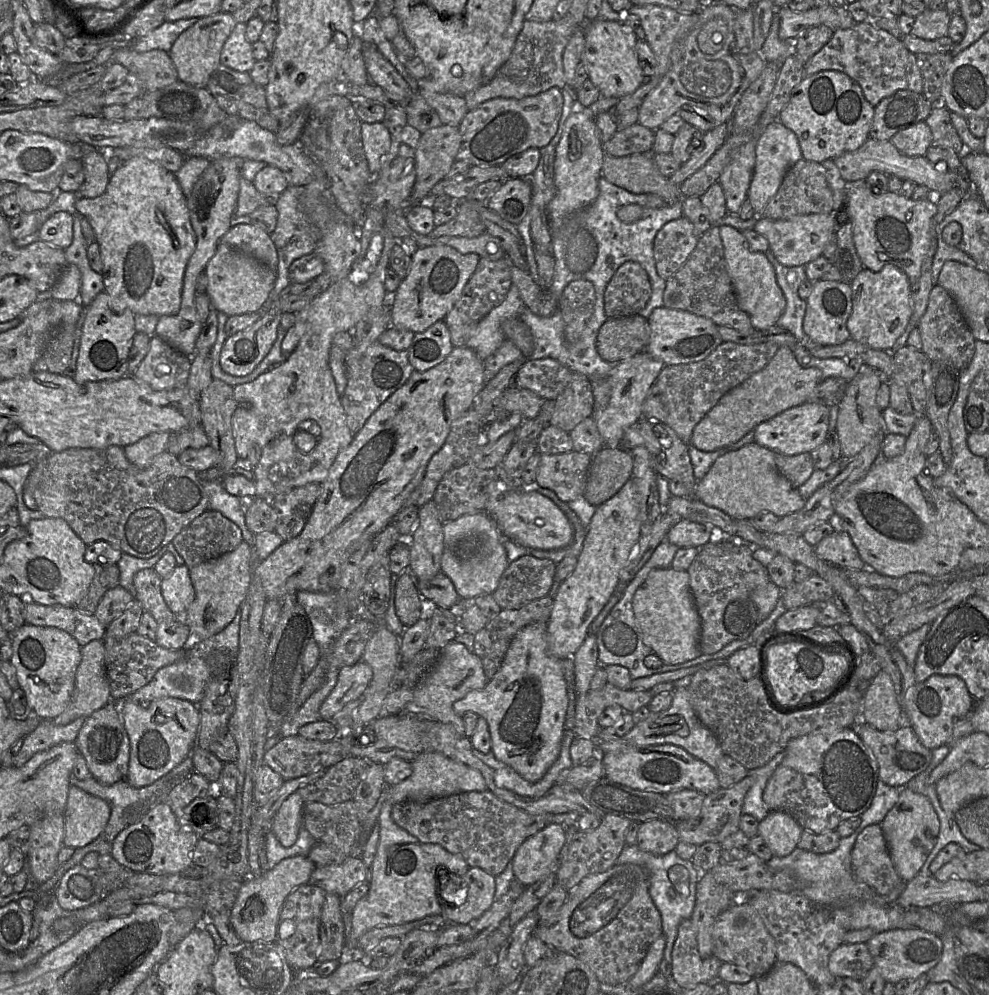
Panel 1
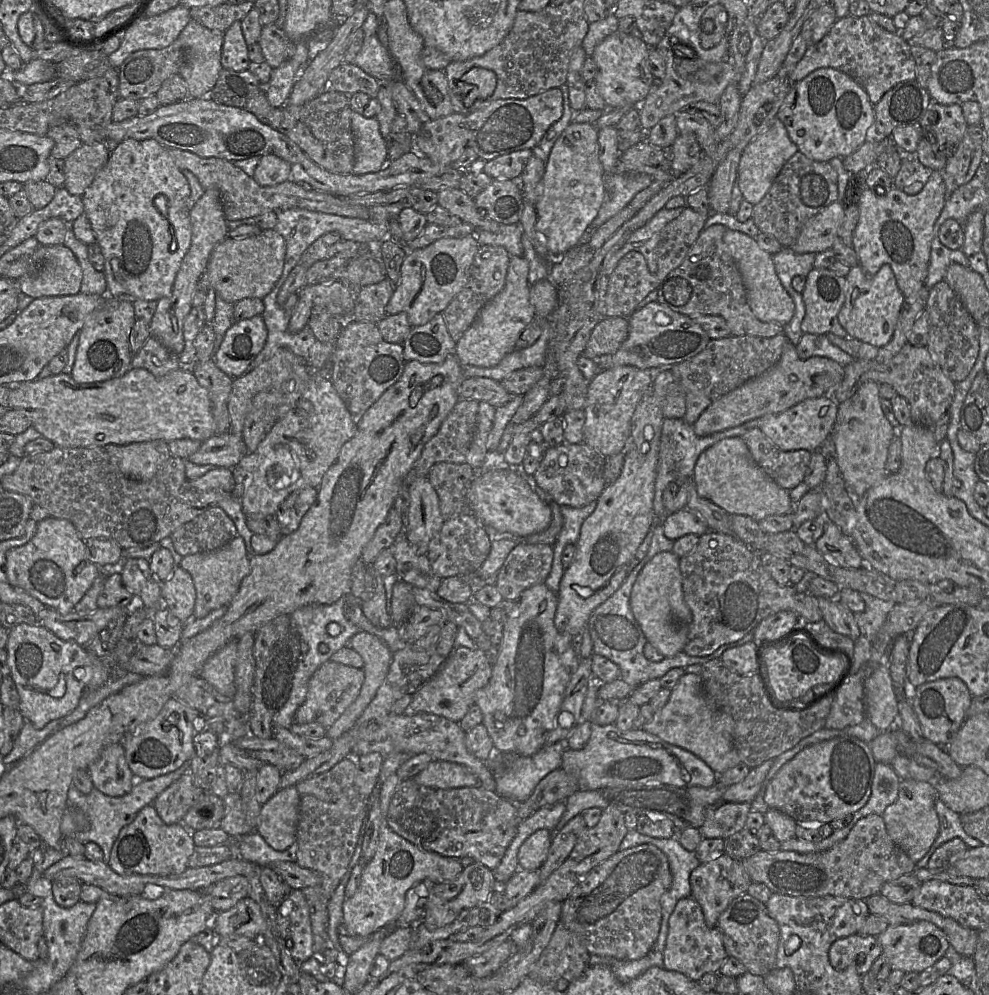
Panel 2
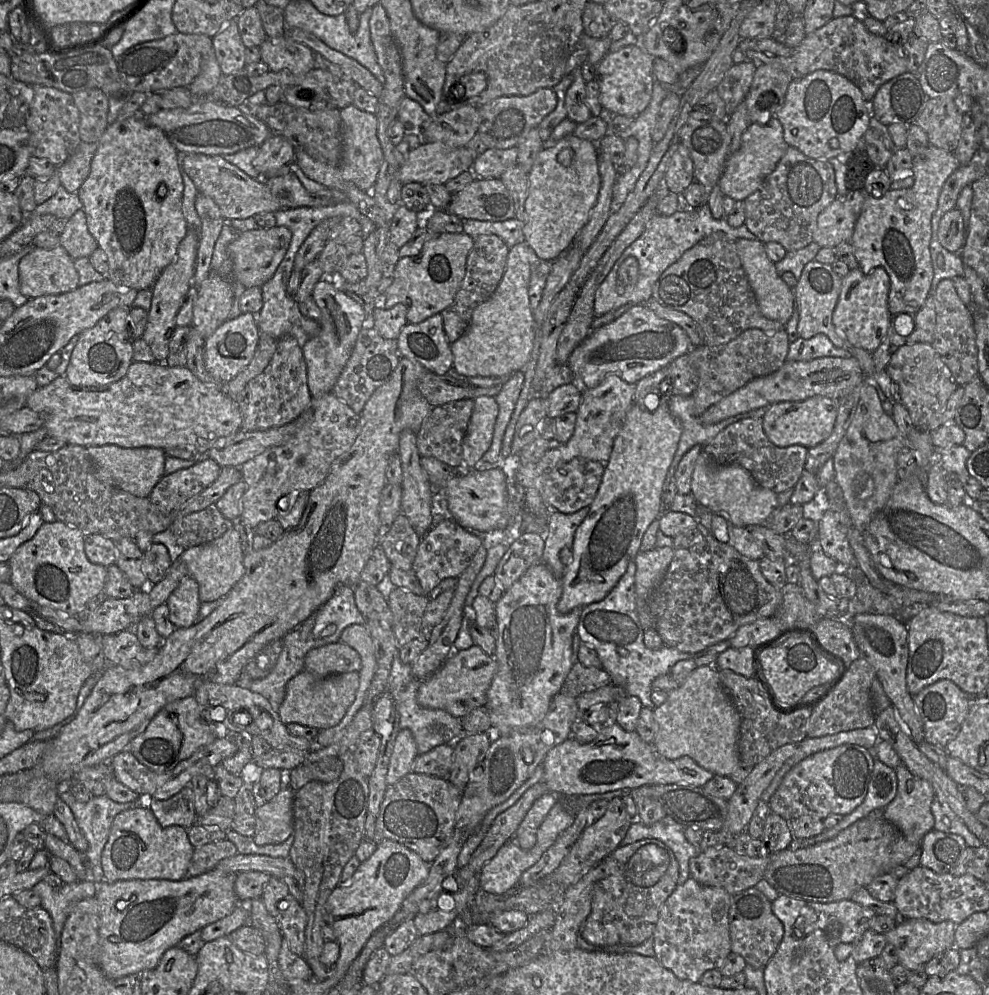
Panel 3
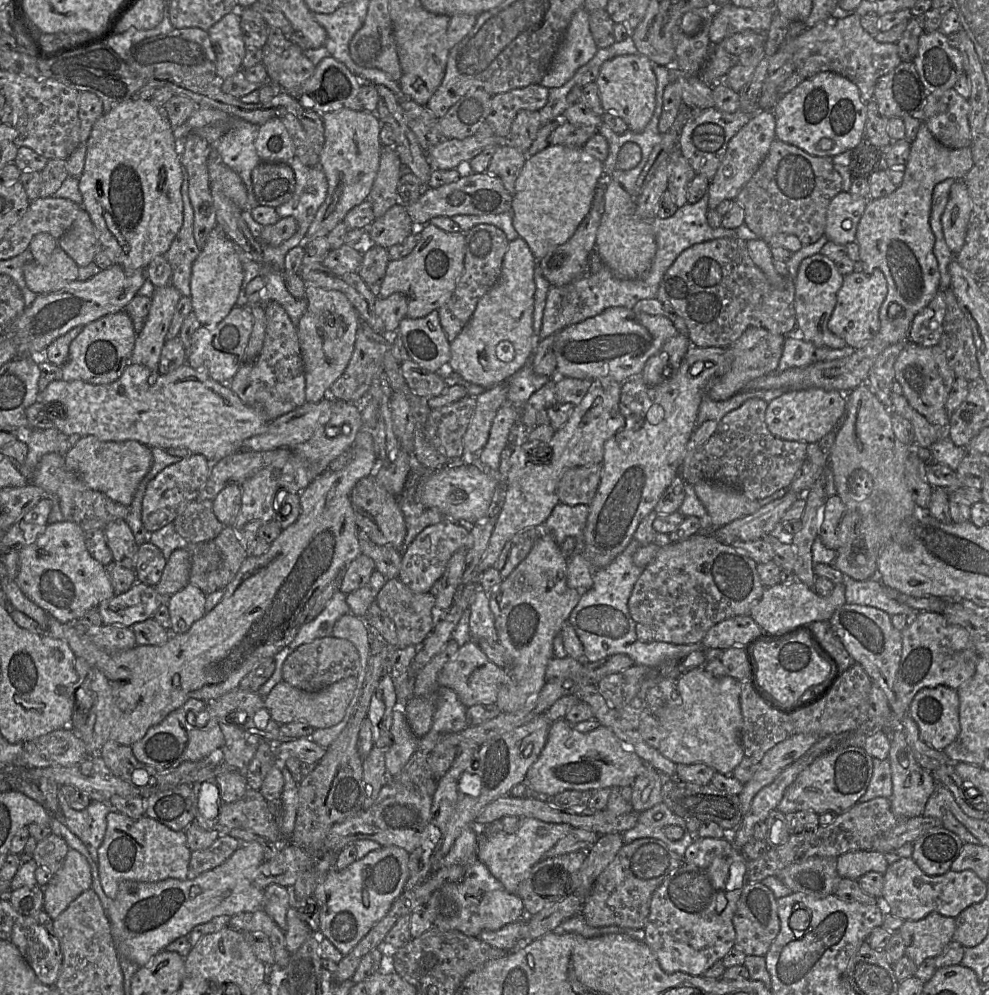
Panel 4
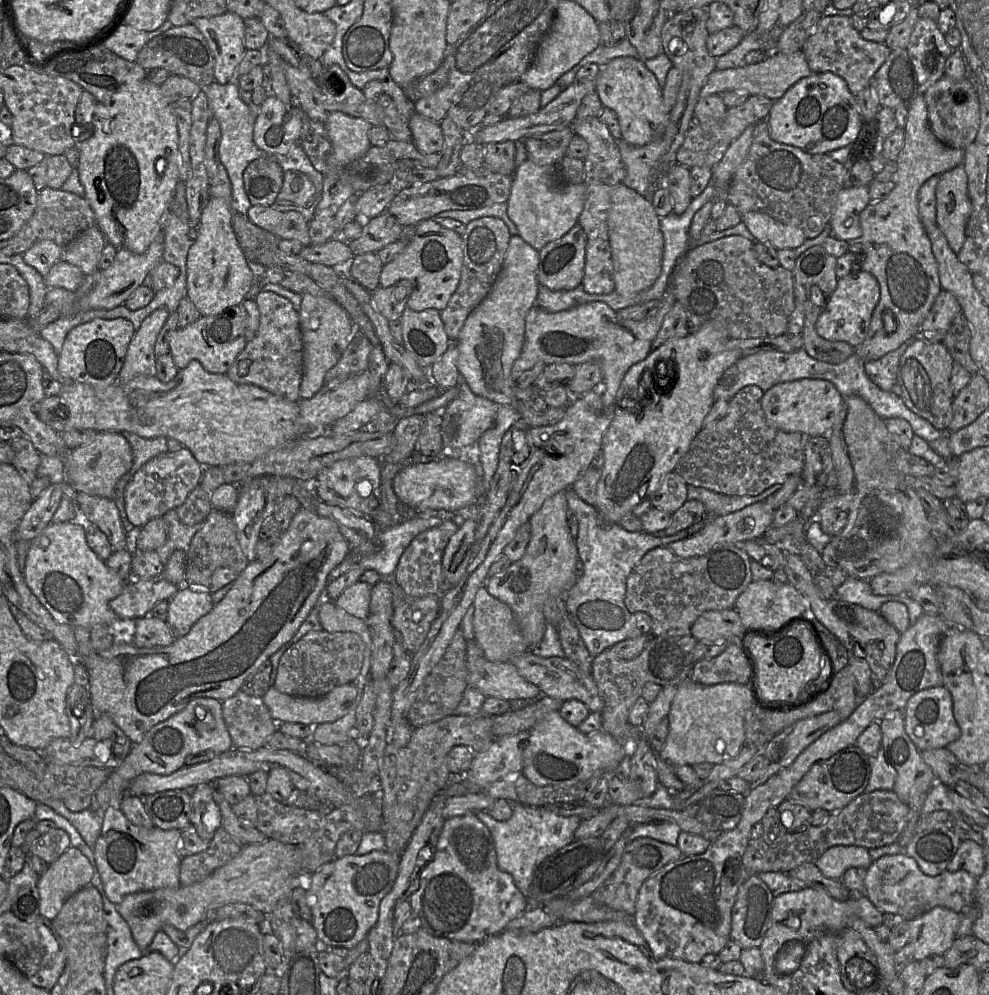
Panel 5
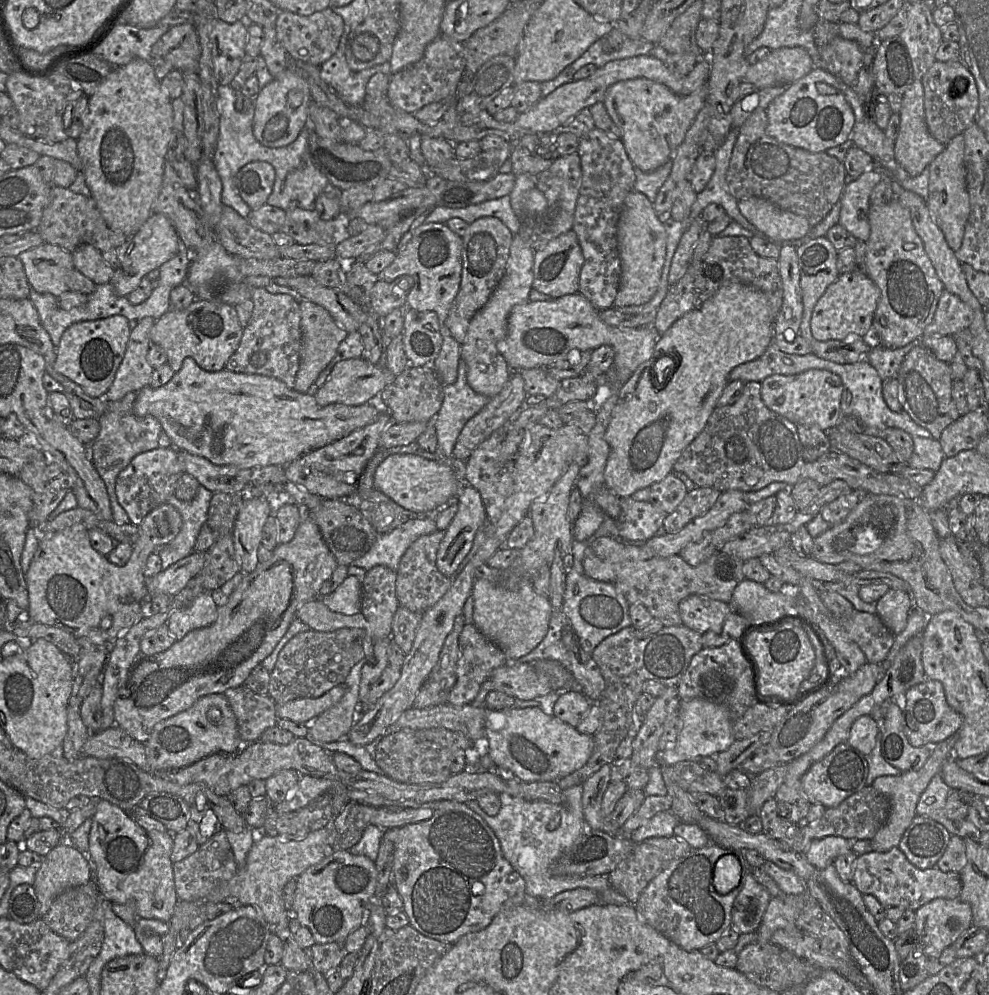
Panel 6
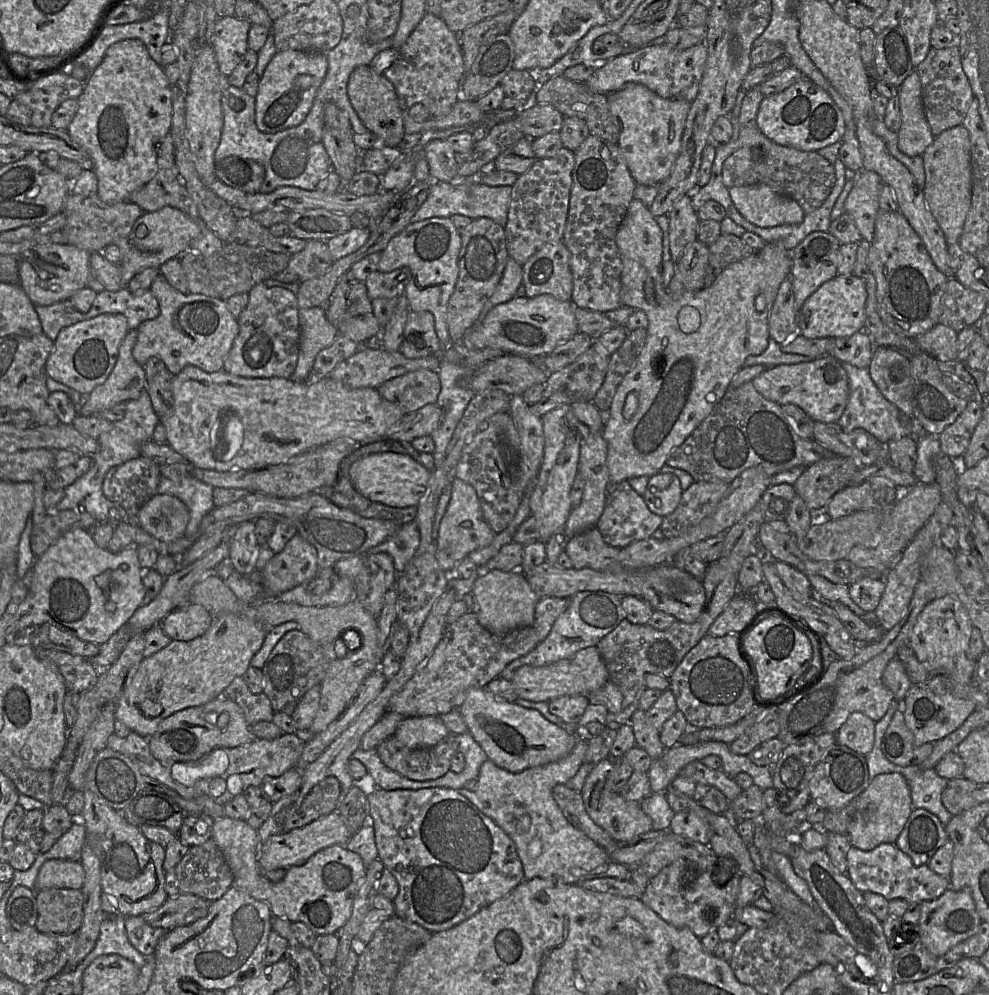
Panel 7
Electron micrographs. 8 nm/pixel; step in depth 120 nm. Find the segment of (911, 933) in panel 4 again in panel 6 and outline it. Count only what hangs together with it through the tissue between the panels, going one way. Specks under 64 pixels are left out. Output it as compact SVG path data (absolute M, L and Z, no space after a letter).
M936 898L915 911L914 929L918 935L919 952L938 958L972 923L972 909L959 898Z

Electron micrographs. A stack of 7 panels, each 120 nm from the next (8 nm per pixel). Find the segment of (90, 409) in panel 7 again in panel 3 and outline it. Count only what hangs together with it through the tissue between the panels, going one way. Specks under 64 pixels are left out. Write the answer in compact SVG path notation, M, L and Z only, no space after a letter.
M188 229L185 238L180 242L173 261L163 270L152 287L152 304L148 311L148 322L142 339L149 345L156 363L164 363L169 354L169 343L175 331L176 316L193 284L199 244L198 233Z

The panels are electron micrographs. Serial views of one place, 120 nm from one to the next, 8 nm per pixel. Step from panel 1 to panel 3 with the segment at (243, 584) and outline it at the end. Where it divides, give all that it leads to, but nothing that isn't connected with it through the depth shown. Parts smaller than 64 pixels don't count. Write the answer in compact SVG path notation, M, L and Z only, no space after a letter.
M235 529L228 530L211 542L184 549L180 559L185 564L188 575L198 584L201 603L224 598L229 593L244 575L244 555L240 534Z

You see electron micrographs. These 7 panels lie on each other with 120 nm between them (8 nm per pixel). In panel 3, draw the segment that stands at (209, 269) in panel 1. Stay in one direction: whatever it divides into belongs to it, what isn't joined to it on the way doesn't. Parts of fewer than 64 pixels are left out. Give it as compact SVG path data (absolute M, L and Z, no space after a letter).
M285 226L272 228L258 227L254 230L238 233L229 244L229 256L233 264L234 278L245 288L262 287L275 274L289 247L292 233Z

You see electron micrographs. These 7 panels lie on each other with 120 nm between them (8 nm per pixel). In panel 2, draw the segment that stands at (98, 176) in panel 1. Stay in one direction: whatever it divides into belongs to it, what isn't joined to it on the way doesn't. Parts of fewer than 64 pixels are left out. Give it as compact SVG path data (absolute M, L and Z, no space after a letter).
M104 142L81 144L64 160L63 187L71 195L82 196L106 164L109 154Z

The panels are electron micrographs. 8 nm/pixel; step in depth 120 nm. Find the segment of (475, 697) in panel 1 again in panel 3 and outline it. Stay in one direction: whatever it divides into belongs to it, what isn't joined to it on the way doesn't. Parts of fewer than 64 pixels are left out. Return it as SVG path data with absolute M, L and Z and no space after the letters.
M540 562L531 566L509 589L505 590L502 597L495 603L495 613L497 622L497 637L496 637L496 650L495 659L497 661L497 672L491 682L490 688L487 691L486 707L489 712L491 722L491 734L504 735L512 732L514 729L528 726L535 726L546 715L550 703L554 696L558 694L562 685L569 674L574 661L572 655L572 640L576 632L579 616L583 607L576 607L566 614L561 614L557 610L557 603L562 595L562 578L556 577L551 570L543 563Z

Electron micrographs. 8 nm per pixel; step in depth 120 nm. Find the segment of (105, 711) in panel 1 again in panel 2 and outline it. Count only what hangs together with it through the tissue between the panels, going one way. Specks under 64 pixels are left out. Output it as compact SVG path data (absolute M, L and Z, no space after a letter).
M122 742L105 747L87 770L94 787L111 797L129 793L136 781L127 763Z

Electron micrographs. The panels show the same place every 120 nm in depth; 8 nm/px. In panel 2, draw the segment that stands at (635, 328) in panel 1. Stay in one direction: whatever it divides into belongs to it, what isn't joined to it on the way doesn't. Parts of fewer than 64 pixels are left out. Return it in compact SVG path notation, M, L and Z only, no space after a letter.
M602 318L591 332L582 356L598 359L615 353L626 340L628 332L628 318Z

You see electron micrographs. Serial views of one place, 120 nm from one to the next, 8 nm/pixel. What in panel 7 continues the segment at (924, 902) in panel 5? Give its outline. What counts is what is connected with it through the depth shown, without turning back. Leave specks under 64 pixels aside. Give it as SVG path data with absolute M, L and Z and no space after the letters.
M890 843L880 844L869 851L851 846L847 853L846 874L861 893L872 892L881 895L887 901L903 899L909 904L921 904L937 899L950 889L949 877L936 874L927 865L915 866L906 853Z

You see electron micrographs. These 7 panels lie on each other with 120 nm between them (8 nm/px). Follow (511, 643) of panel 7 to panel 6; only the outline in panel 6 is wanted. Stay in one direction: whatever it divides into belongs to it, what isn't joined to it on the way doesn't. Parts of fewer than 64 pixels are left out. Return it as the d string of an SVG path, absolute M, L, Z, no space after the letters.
M465 624L459 636L457 680L448 697L448 704L462 706L474 701L481 685L489 679L492 671L506 665L508 659L504 652L486 638L474 624Z

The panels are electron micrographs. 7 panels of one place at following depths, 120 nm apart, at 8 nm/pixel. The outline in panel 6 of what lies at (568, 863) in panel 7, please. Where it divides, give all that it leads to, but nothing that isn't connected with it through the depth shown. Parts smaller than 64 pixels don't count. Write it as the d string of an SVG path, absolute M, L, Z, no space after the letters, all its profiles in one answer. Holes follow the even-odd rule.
M577 788L563 790L562 801L558 804L544 800L526 800L521 797L512 796L508 793L498 794L501 801L501 809L495 816L487 814L477 800L471 800L469 807L479 814L496 834L506 860L519 872L526 884L526 893L529 896L537 897L541 901L550 900L557 894L575 888L589 888L597 891L601 896L601 903L625 905L629 900L621 893L616 891L610 884L608 875L597 875L587 877L554 877L549 873L549 865L564 850L574 844L581 837L588 826L584 818L583 802ZM556 815L560 815L560 823L555 829L549 829L549 822Z

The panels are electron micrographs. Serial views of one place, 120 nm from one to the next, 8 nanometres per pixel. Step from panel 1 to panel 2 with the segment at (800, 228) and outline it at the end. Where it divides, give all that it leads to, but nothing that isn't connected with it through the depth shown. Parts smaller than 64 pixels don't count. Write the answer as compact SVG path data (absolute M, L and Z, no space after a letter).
M838 201L811 217L790 247L797 254L819 254L832 248L839 238L839 228L845 217L845 207Z

